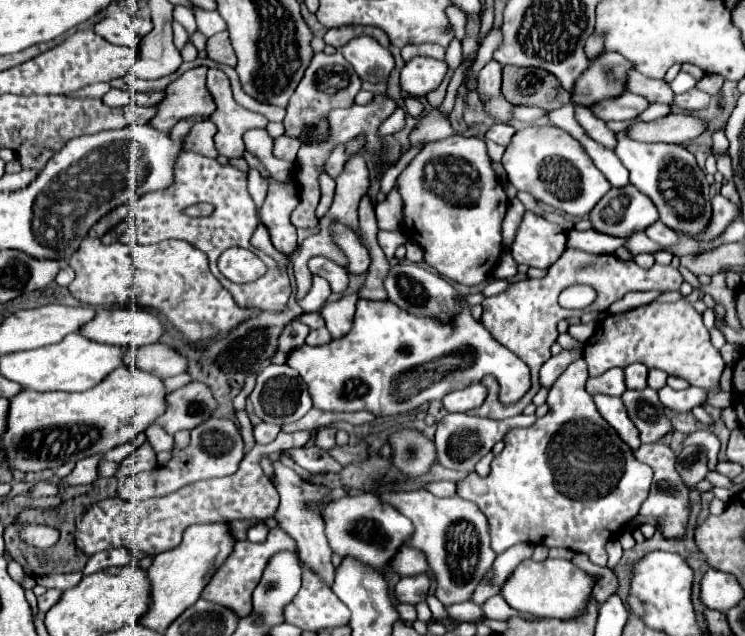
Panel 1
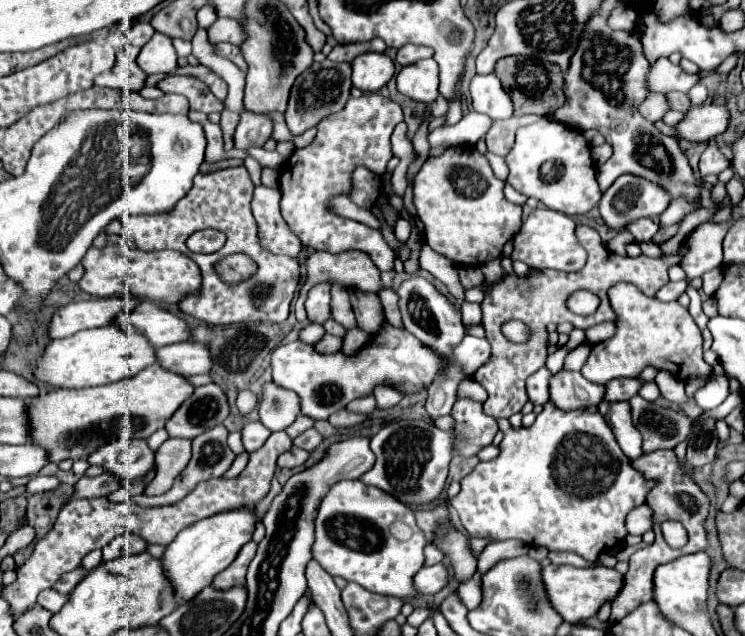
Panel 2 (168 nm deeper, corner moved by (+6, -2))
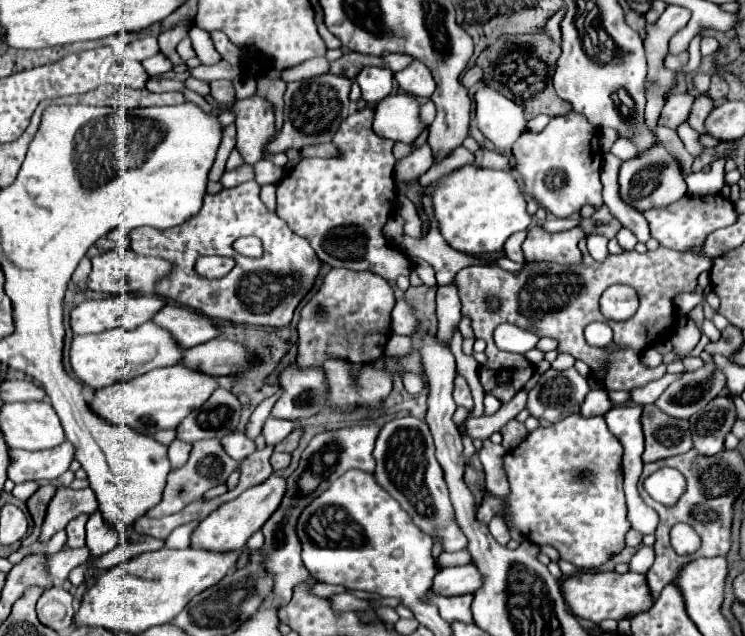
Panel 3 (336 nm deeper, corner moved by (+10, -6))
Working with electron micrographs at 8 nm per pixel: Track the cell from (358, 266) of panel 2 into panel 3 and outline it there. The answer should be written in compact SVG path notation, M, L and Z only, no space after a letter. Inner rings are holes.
M344 268L330 270L318 294L302 310L302 318L298 324L300 368L322 366L328 358L340 358L352 364L370 364L380 360L390 338L392 308L392 286L378 274L352 272ZM318 310L328 312L328 320L318 320Z

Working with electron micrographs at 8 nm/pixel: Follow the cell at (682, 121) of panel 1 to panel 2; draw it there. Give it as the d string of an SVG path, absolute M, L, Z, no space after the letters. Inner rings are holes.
M692 106L684 118L674 126L676 136L688 142L706 142L728 126L728 112L724 106Z

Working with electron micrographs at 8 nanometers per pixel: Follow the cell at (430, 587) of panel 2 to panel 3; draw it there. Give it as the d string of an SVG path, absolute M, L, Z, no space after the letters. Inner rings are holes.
M474 564L454 566L454 568L438 568L434 576L432 588L444 596L456 594L474 594L482 586L484 578Z

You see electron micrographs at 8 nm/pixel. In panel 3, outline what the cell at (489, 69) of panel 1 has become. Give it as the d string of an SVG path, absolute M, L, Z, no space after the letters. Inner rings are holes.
M482 86L476 92L476 122L480 132L498 150L510 152L514 142L526 132L522 106L488 86Z

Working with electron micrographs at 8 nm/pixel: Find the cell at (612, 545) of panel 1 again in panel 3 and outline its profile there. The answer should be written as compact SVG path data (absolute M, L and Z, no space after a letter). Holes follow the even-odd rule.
M642 546L629 562L629 570L646 574L655 559L653 547Z

